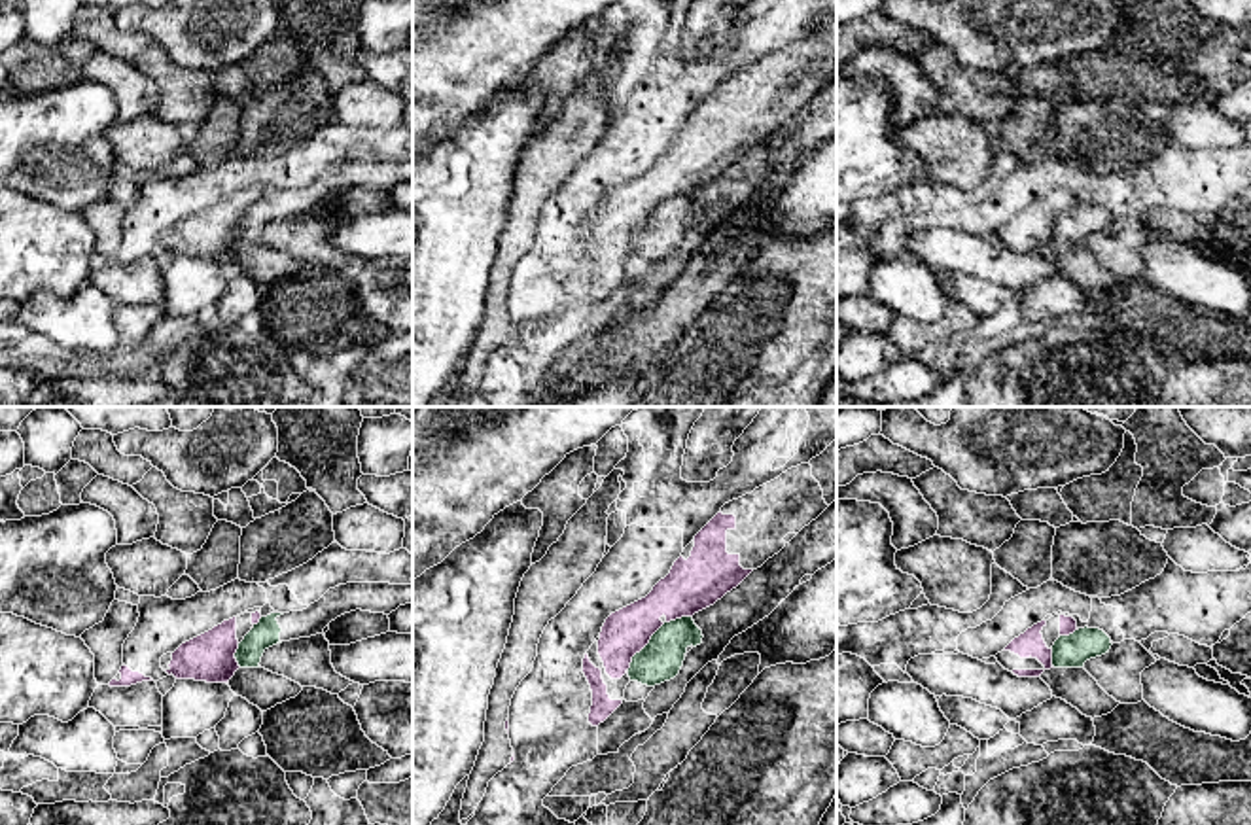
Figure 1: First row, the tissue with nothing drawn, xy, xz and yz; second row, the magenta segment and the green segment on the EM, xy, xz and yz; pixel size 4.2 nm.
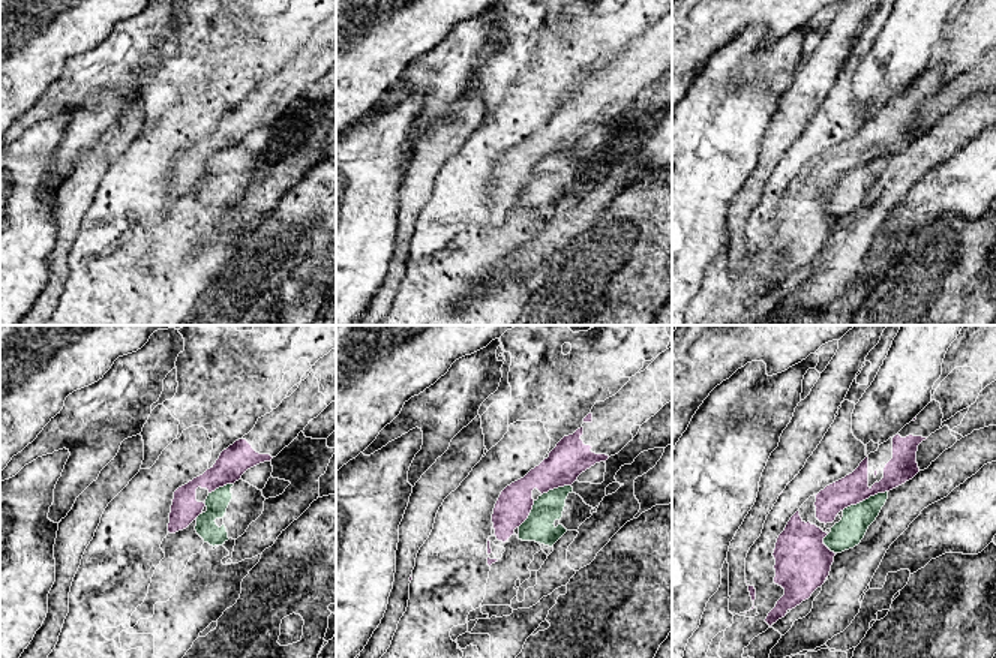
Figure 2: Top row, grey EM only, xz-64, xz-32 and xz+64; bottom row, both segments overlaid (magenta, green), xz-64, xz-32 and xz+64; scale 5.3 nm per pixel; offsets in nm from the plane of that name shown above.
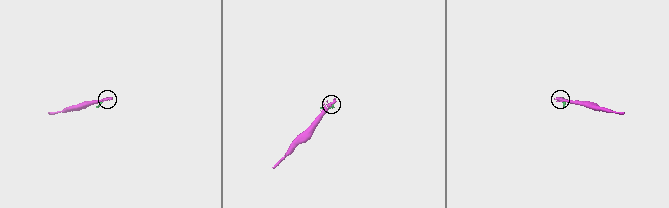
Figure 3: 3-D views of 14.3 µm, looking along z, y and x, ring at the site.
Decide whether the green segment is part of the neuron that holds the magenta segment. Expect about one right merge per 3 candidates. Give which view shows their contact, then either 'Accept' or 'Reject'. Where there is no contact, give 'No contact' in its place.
Touches magenta in xz. Reject

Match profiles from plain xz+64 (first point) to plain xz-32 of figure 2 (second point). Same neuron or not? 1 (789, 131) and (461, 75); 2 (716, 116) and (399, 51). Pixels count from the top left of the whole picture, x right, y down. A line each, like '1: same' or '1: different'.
1: different
2: different

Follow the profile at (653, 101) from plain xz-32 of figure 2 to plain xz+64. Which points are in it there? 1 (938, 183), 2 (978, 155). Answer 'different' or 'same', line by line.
1: different
2: different

